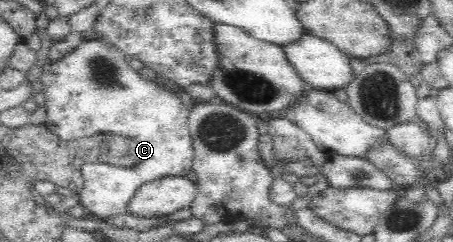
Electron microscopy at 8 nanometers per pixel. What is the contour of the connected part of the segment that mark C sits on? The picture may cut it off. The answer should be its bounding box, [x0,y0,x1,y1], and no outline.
[39,34,194,219]

